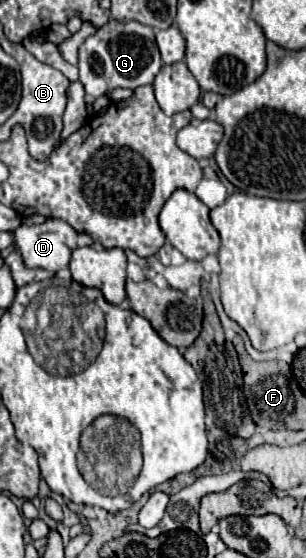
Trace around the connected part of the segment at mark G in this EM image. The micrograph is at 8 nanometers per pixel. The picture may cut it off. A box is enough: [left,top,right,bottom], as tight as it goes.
[78,20,162,98]

